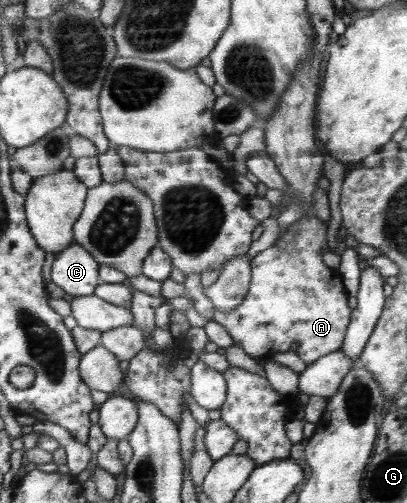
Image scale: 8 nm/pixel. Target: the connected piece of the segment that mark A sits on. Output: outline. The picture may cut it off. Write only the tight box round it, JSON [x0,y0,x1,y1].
[214,213,352,365]

